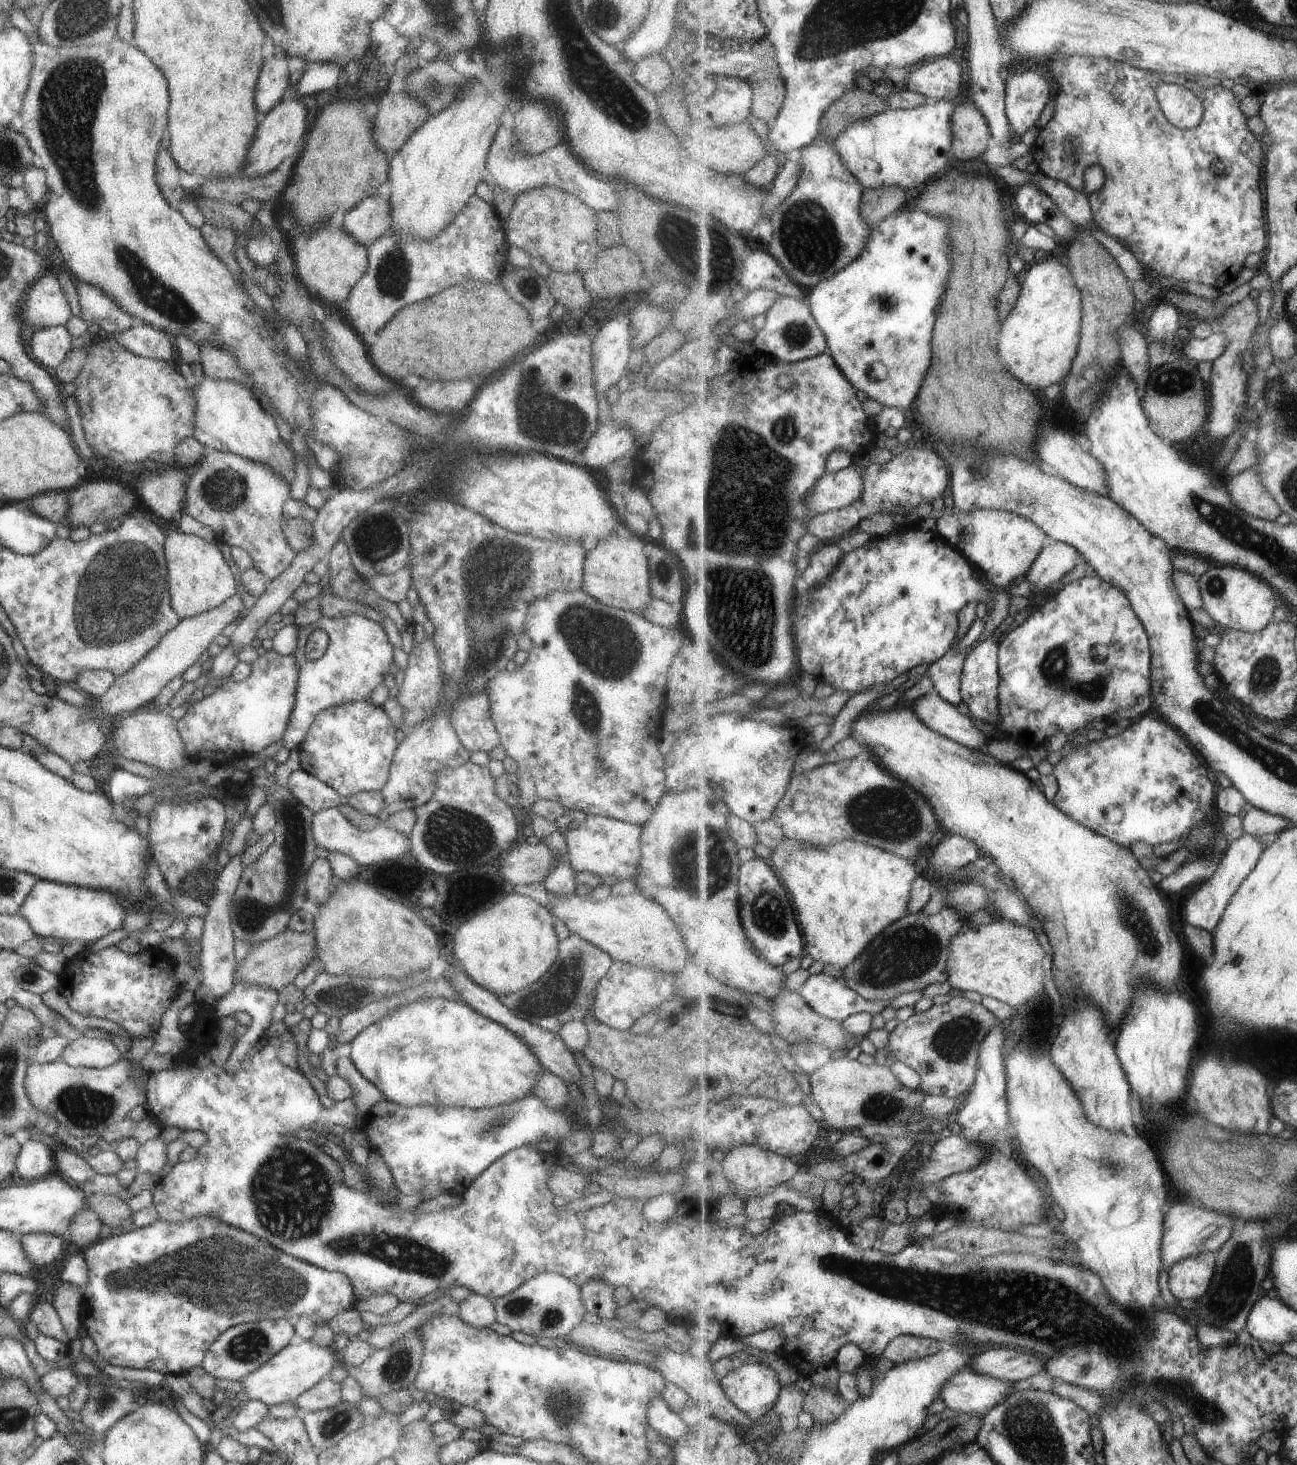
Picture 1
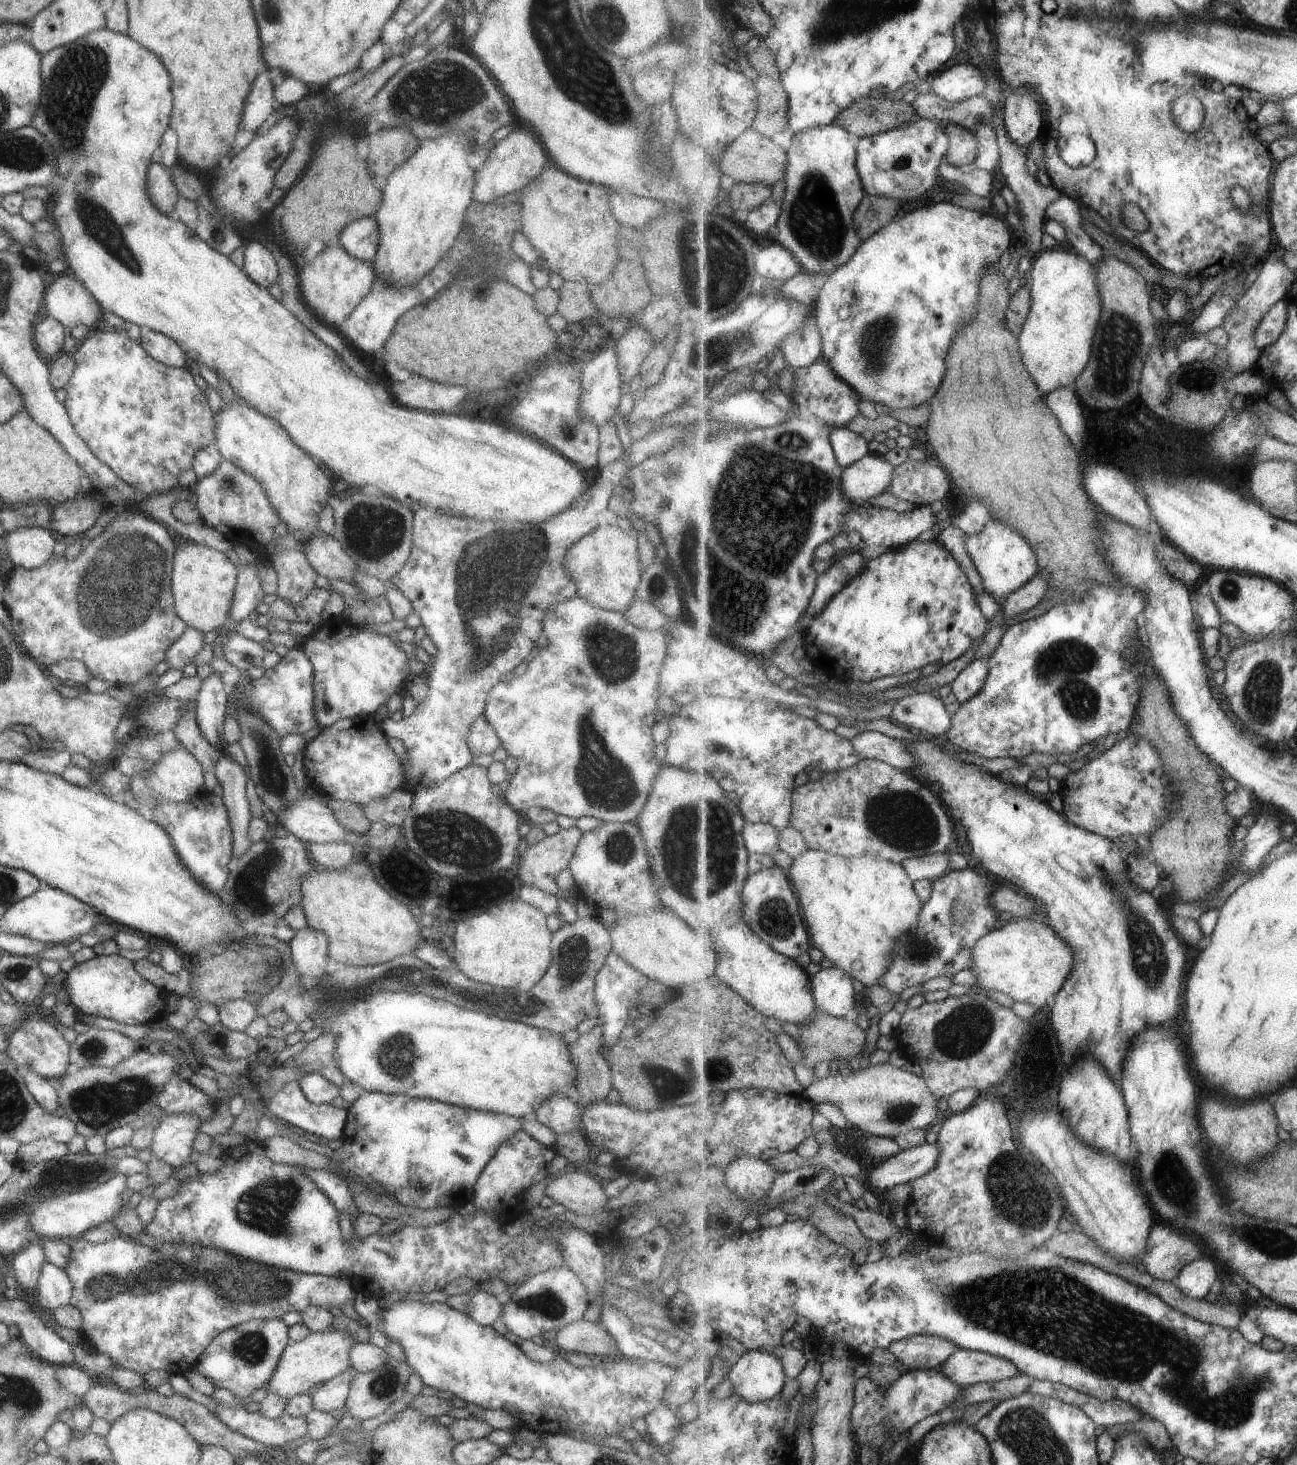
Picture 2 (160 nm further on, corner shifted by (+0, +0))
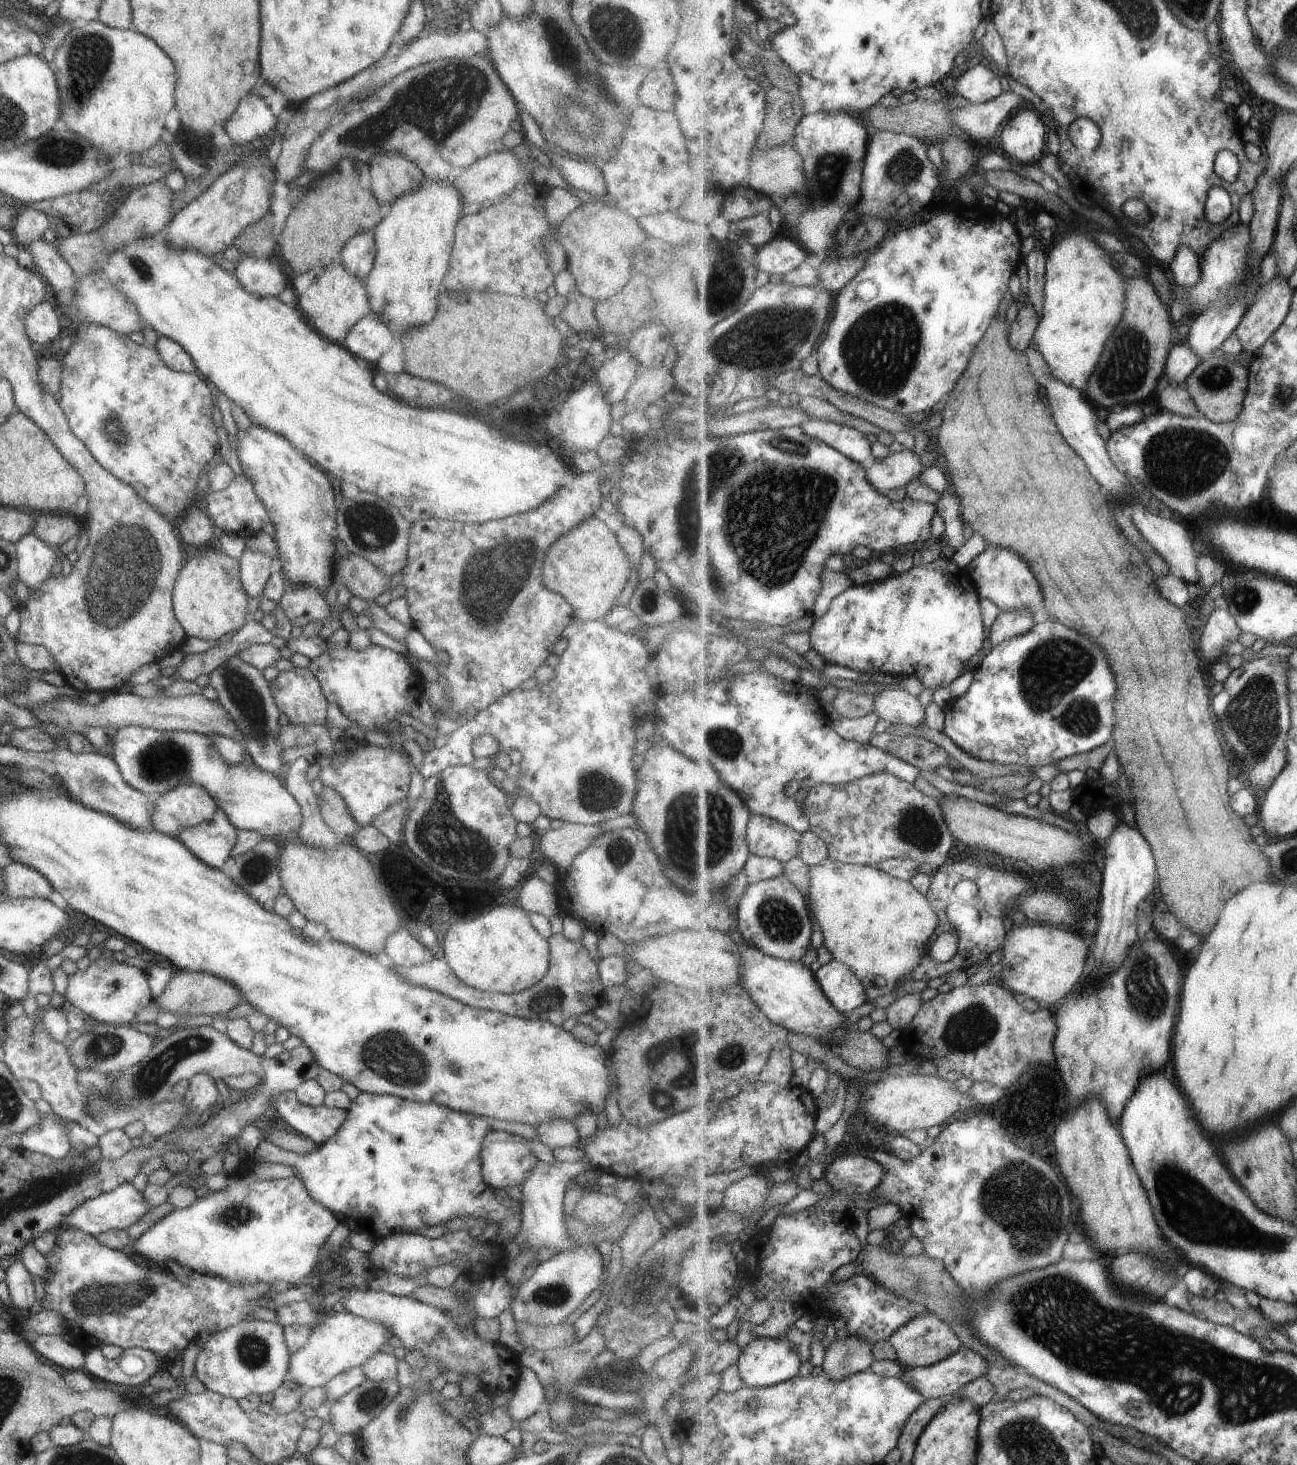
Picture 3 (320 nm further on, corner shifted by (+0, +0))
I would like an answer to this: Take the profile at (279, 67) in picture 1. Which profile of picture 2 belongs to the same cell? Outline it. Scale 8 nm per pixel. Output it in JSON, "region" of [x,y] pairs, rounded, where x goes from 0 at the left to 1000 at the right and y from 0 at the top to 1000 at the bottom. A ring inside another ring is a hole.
{"region":[[[207,47],[199,51],[197,56],[194,57],[194,61],[190,64],[190,68],[187,71],[184,80],[184,87],[186,89],[192,89],[197,91],[198,89],[206,85],[210,78],[210,61],[209,50]]]}

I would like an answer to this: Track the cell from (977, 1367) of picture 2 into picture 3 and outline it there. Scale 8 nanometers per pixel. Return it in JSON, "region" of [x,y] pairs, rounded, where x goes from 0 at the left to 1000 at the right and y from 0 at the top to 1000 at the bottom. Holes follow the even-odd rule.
{"region":[[[742,919],[732,927],[715,933],[702,934],[697,936],[694,940],[707,950],[709,950],[712,953],[712,955],[715,956],[732,952],[738,952],[744,945],[746,945],[756,939],[759,939],[762,936],[763,932],[763,929],[758,925]]]}

